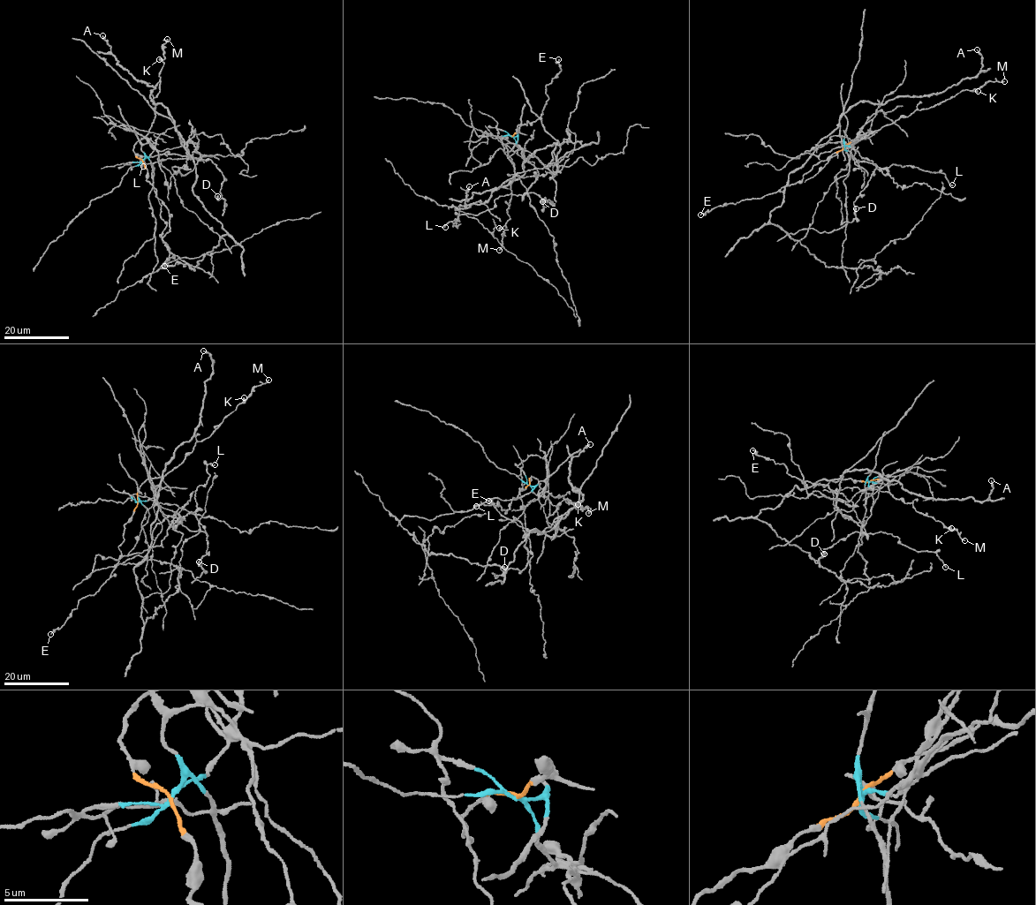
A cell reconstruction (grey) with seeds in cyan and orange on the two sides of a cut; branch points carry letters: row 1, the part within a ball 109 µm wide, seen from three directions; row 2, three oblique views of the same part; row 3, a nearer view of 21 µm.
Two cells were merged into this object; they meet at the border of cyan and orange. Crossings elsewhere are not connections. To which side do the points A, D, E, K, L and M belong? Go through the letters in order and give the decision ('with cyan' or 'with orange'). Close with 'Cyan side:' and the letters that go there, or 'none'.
A: with cyan
D: with cyan
E: with orange
K: with orange
L: with cyan
M: with orange
Cyan side: A, D, L

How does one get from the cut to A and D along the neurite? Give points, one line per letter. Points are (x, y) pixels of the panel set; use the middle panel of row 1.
A: (511, 137), (542, 164), (555, 162), (558, 142), (535, 152), (524, 174), (506, 185), (466, 200), (470, 186)
D: (511, 137), (497, 129), (515, 173), (529, 192), (554, 203), (548, 199), (545, 204), (542, 201)

